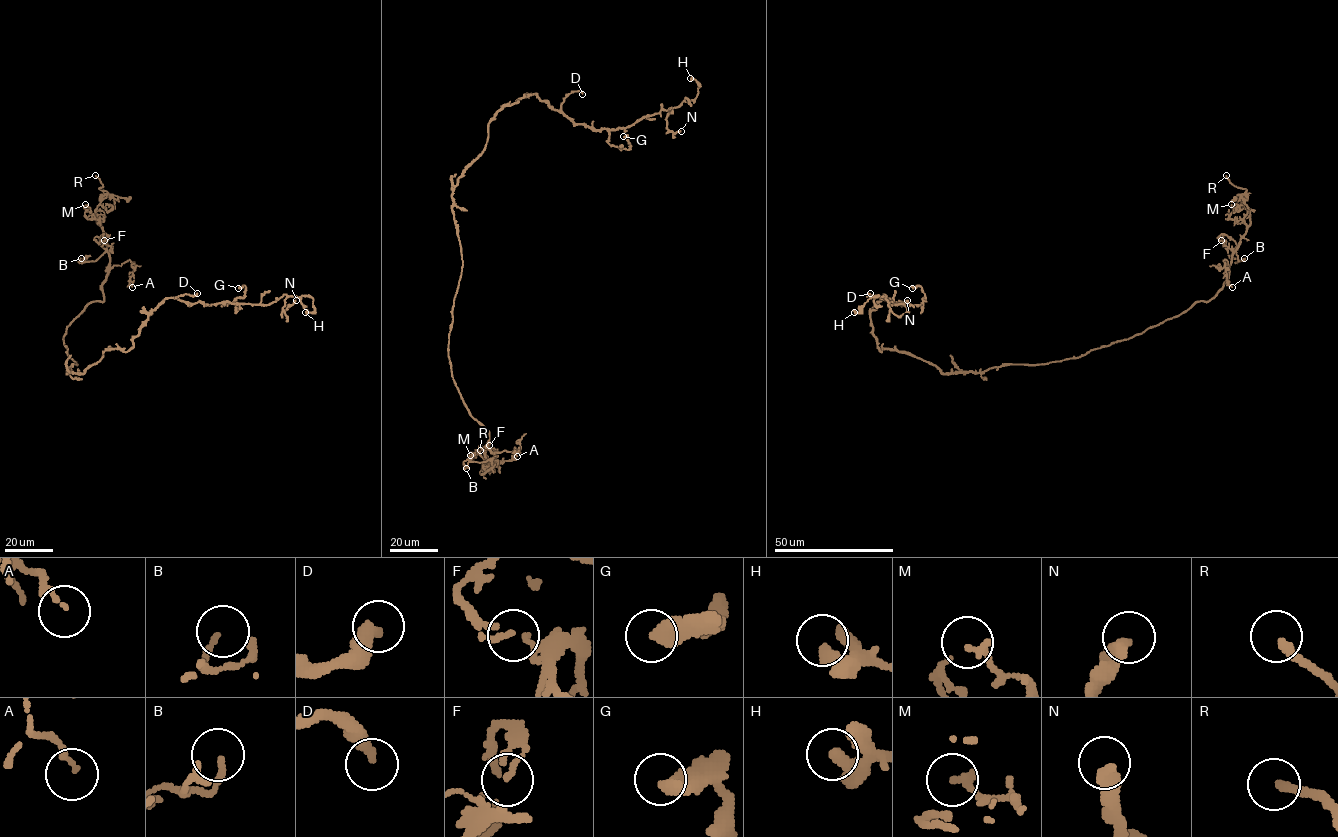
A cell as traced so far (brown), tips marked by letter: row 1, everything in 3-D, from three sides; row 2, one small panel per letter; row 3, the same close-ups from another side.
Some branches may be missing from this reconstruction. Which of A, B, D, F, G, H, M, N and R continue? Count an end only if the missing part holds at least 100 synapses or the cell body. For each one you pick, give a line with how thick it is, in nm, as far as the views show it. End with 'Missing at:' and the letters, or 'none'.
R: 240 nm thick
Missing at: R

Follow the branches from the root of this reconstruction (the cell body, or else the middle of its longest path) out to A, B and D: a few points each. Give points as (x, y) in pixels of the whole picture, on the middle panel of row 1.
A: (454, 218), (462, 270), (449, 335), (452, 375), (468, 412), (488, 431), (487, 447), (520, 448), (517, 456)
B: (454, 218), (462, 270), (450, 368), (494, 455), (466, 460), (466, 468)
D: (454, 218), (452, 190), (483, 150), (488, 123), (497, 112), (532, 94), (559, 110), (570, 93), (582, 94)

